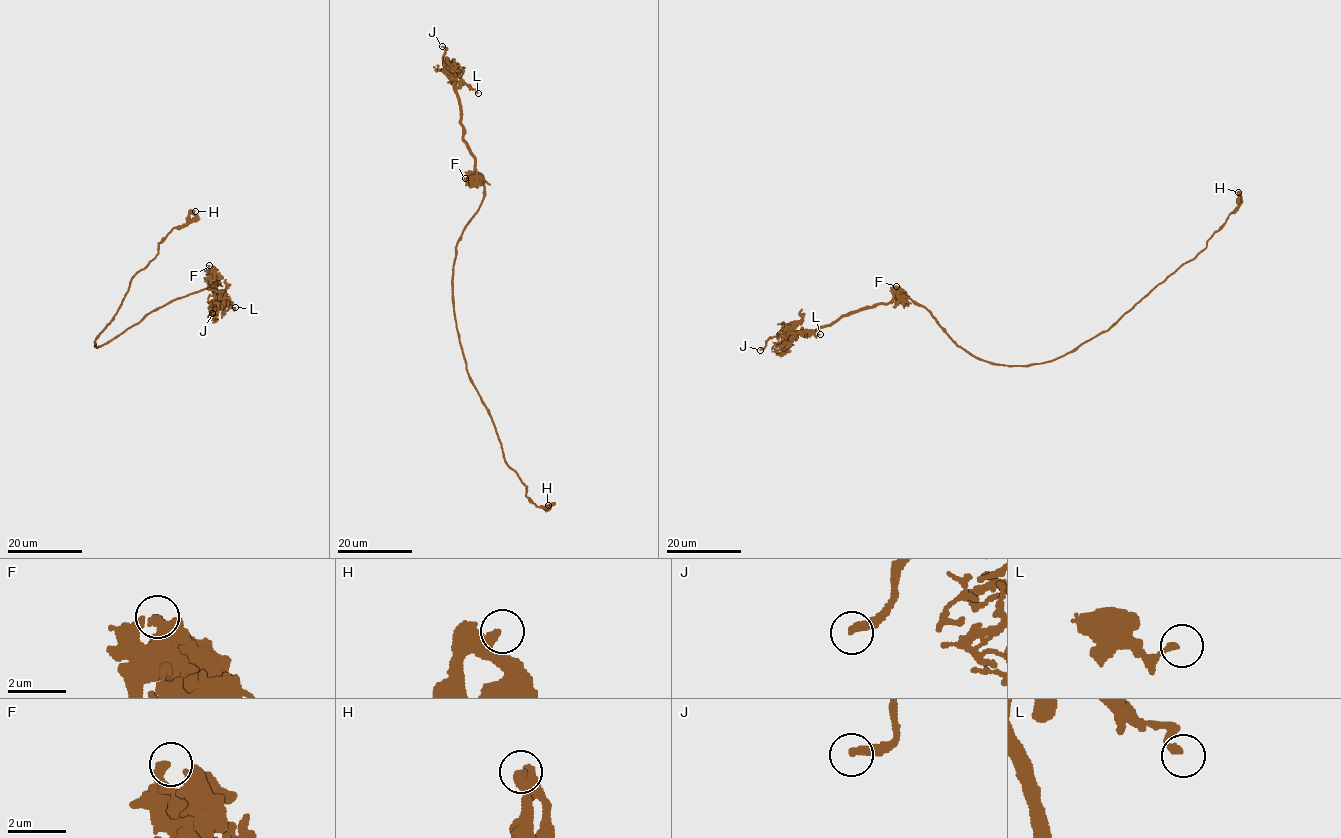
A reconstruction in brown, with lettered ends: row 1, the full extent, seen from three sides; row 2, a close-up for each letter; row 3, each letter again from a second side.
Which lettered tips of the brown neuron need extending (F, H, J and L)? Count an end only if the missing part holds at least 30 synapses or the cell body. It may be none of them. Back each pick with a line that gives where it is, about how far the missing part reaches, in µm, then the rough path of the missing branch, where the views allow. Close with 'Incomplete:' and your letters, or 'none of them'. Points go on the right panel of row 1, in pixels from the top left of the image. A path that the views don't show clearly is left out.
J: Place: (760, 350). Missing length about 45 µm. Course of what is missing: (760, 350), (780, 352), (801, 339), (823, 320), (826, 307), (821, 292), (818, 297)
Incomplete: J

